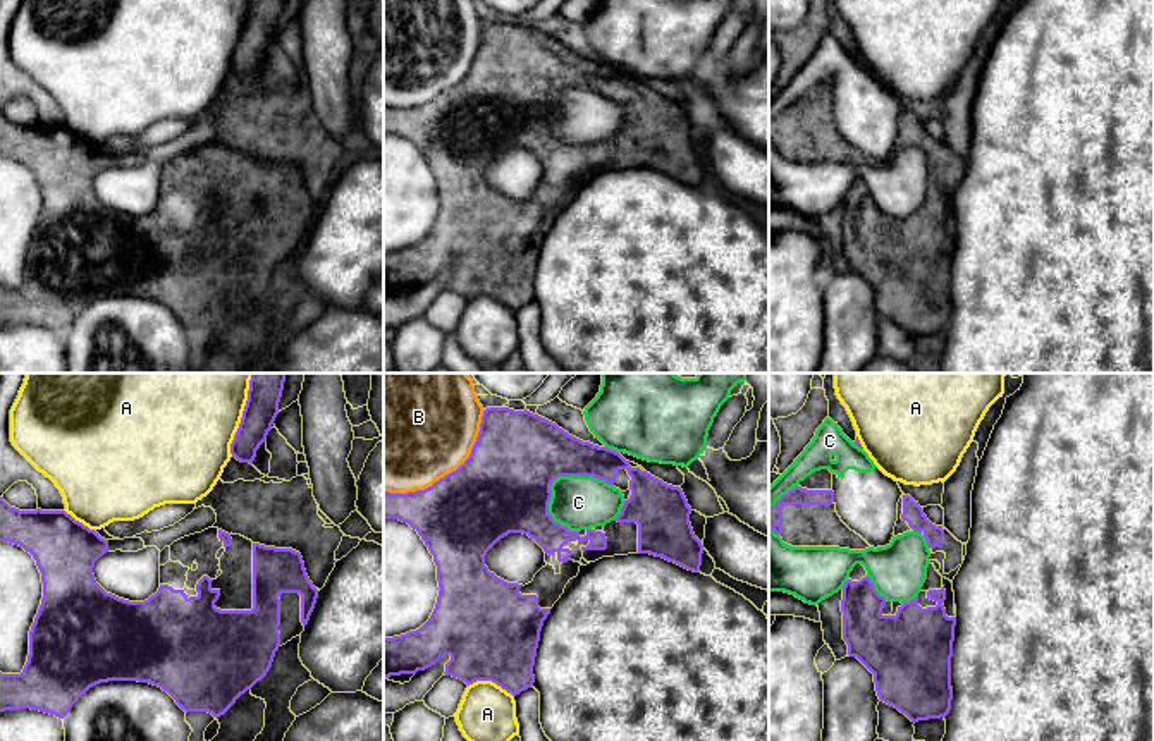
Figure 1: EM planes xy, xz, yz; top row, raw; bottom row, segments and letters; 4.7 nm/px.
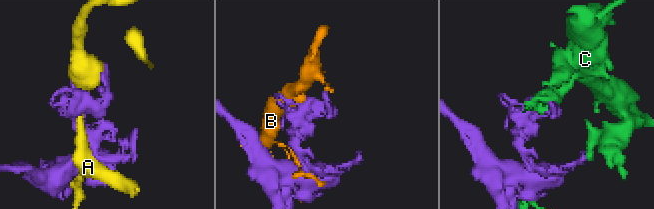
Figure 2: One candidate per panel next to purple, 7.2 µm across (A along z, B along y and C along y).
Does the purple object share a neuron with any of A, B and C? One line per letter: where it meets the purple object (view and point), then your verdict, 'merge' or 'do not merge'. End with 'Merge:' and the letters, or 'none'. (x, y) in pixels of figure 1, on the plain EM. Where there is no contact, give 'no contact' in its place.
A: xy (241, 36) | do not merge
B: xz (449, 88) | do not merge
C: xz (566, 90) | do not merge
Merge: none

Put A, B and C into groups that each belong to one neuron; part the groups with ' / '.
A / B / C

